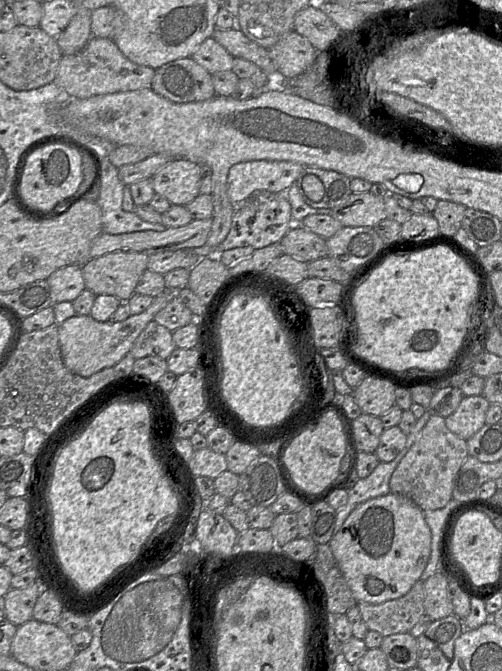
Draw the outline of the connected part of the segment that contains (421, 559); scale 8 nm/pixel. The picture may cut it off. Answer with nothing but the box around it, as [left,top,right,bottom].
[328,492,431,604]

